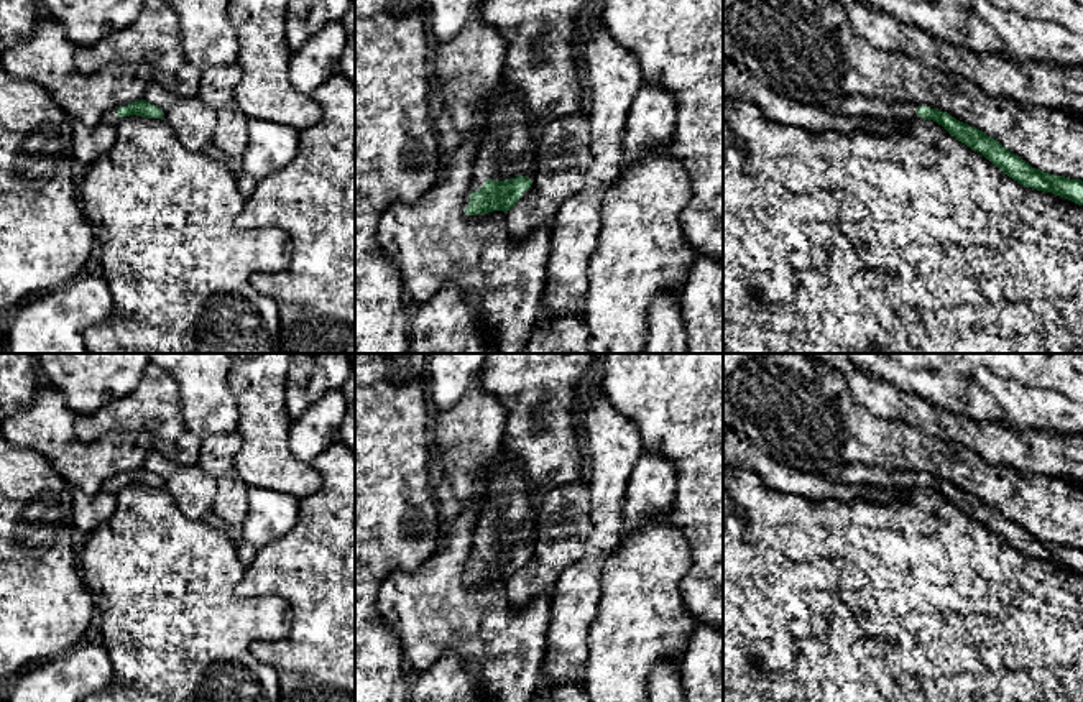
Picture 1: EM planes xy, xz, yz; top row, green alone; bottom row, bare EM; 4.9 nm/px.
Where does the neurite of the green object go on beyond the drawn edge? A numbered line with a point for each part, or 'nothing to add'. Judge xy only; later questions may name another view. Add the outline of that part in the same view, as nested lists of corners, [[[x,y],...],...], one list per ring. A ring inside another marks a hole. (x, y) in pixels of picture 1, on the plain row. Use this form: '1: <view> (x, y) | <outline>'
1: xy (110, 485) | [[[122,472],[122,473],[118,473],[118,475],[113,475],[113,477],[110,477],[110,478],[107,478],[105,482],[104,482],[104,485],[102,485],[102,490],[104,492],[110,492],[110,493],[117,493],[120,488],[123,488],[125,485],[118,485],[117,483],[117,478],[120,477],[120,475],[127,475],[128,472]]]

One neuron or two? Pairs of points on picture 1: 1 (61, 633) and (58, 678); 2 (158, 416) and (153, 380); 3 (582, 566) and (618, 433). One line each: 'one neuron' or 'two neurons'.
1: two neurons
2: one neuron
3: one neuron

